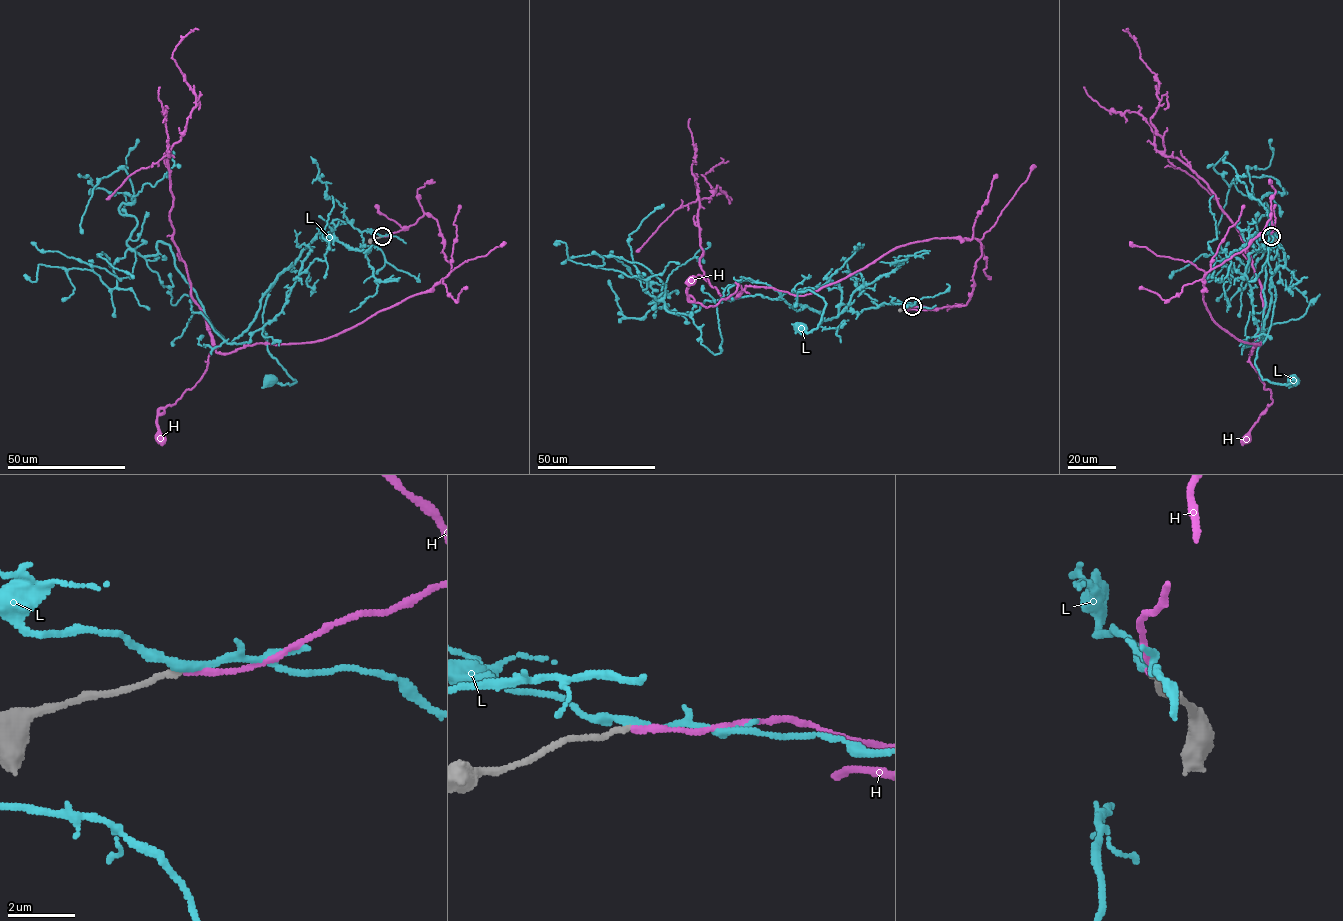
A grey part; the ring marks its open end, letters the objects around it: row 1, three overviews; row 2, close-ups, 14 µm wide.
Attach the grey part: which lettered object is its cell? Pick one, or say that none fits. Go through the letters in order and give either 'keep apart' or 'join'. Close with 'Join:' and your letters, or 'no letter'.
H: join
L: keep apart
Join: H

